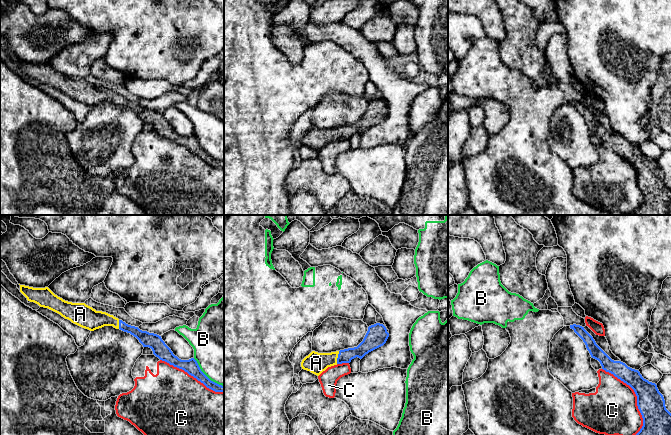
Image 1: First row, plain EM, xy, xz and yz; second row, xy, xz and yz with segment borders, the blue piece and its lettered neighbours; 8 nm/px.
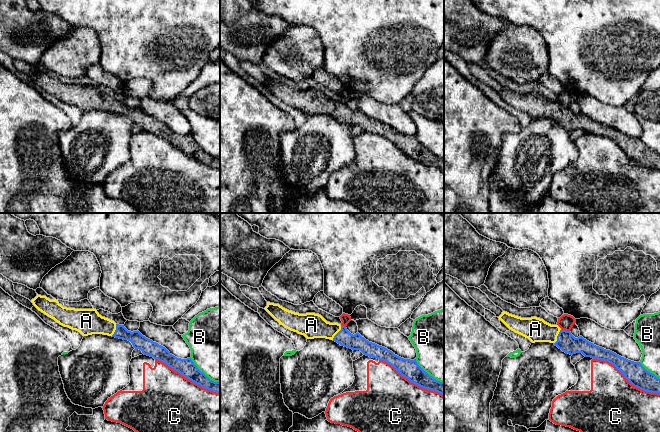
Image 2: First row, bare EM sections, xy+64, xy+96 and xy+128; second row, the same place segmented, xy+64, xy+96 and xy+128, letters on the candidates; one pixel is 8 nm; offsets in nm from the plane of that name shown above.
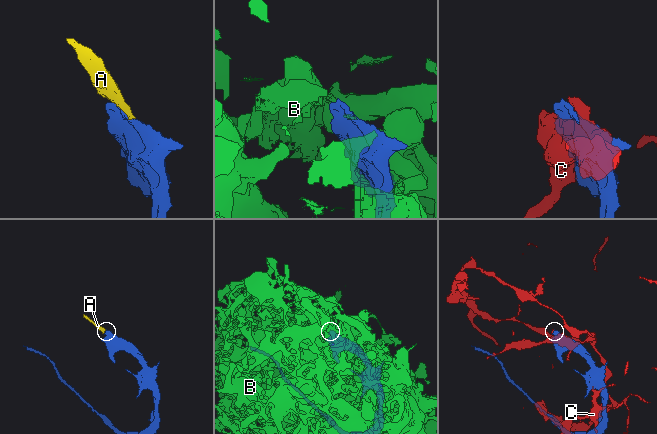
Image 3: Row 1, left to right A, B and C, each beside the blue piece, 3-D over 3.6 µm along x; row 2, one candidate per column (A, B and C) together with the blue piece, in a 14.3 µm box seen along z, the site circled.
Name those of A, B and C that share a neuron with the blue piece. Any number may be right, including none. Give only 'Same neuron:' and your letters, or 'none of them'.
Same neuron: A

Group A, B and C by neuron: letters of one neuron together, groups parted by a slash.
A / B / C

